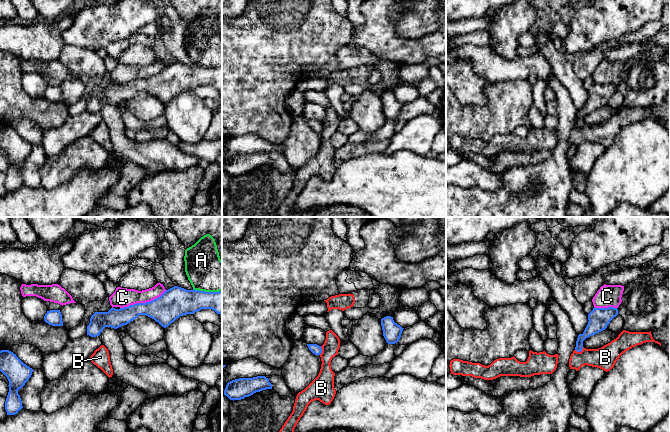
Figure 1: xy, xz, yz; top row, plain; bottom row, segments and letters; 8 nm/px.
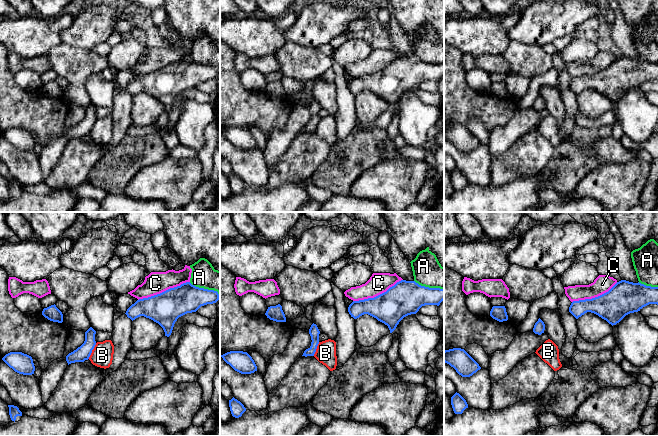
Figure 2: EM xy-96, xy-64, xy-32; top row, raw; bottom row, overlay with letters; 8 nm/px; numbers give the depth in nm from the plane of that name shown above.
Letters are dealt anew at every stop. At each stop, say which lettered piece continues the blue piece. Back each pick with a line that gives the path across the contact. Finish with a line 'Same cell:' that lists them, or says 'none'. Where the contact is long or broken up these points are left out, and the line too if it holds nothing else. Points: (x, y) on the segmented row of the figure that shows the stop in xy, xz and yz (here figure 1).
Same cell: none

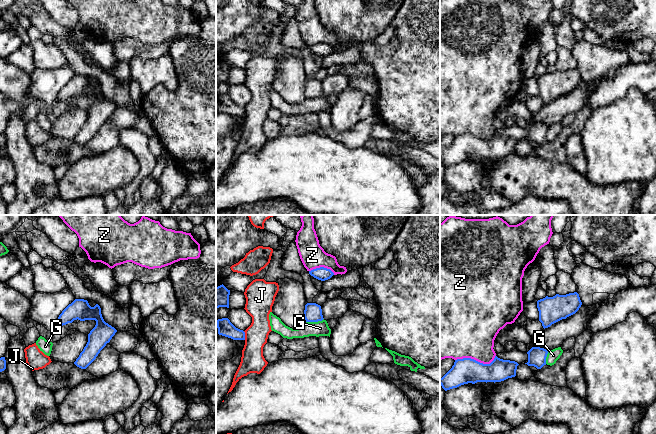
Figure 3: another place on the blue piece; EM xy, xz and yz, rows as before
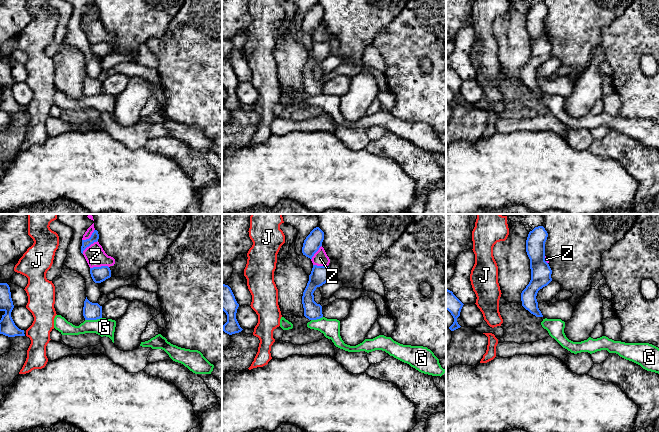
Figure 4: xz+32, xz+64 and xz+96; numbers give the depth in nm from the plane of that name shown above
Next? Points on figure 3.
Same cell: none

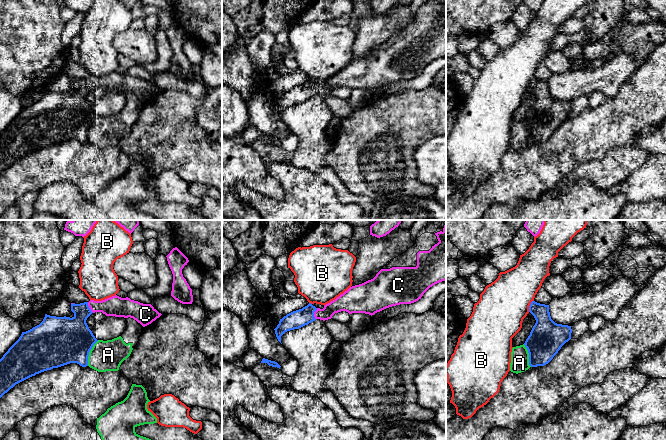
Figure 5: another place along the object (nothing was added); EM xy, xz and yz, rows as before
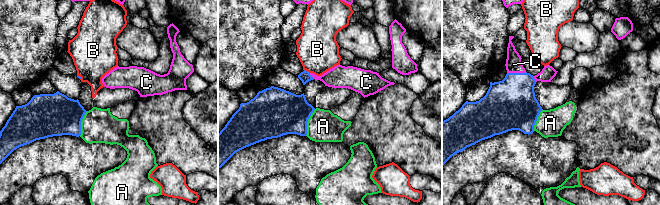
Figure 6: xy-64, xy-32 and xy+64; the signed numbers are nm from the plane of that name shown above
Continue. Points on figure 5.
Same cell: C

